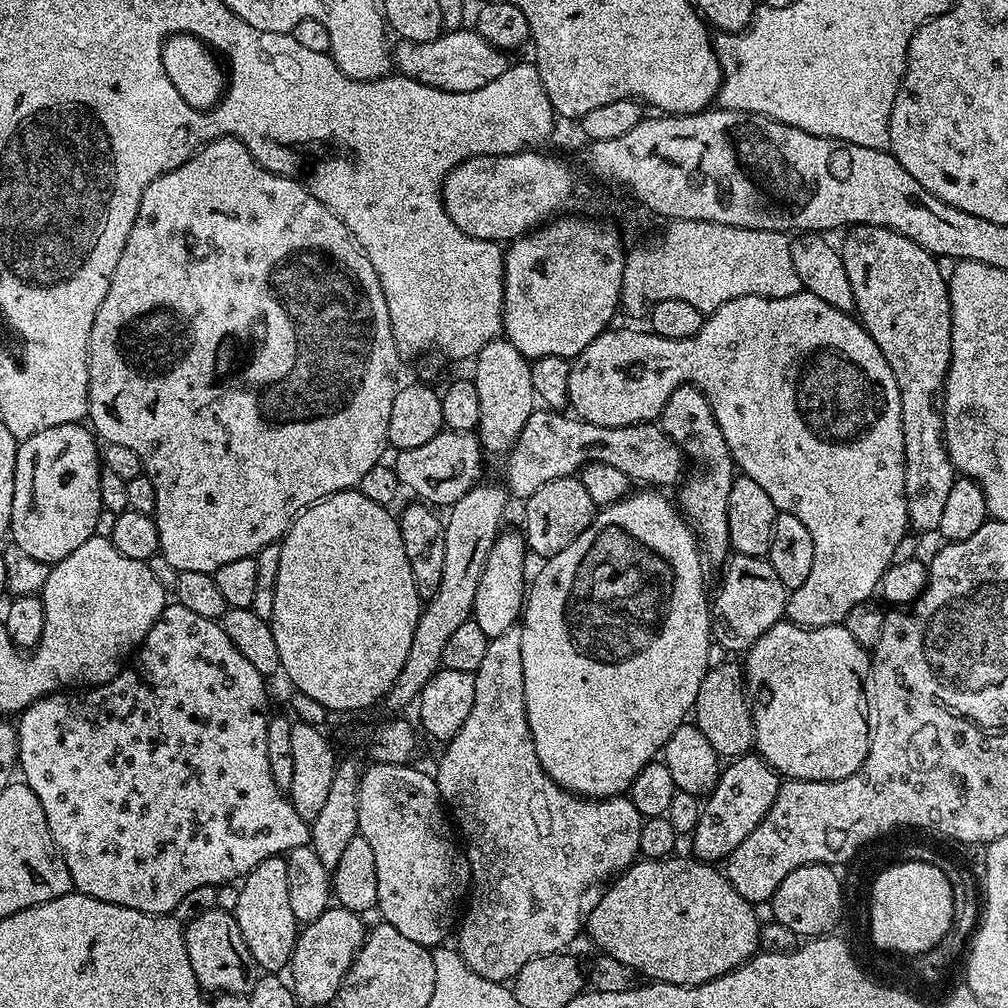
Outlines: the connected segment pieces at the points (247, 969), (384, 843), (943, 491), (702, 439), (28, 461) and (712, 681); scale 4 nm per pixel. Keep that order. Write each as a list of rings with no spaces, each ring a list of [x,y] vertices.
[[[218,907],[212,908],[209,912],[187,921],[183,931],[186,954],[190,954],[190,966],[205,993],[229,992],[247,996],[254,990],[261,978],[262,969],[256,965],[254,954],[250,954],[249,948],[246,947],[242,930],[238,930],[238,922],[233,913],[224,912]]]
[[[372,762],[369,765],[369,768],[365,767],[360,773],[358,822],[359,835],[370,842],[374,849],[374,866],[378,866],[378,912],[384,915],[381,916],[383,923],[394,926],[394,930],[399,930],[404,937],[410,938],[410,942],[418,942],[431,950],[447,941],[444,939],[447,938],[448,931],[451,928],[453,931],[457,923],[458,909],[472,882],[467,855],[454,839],[453,825],[446,815],[435,779],[429,773],[427,776],[426,773],[419,772],[416,766],[407,764]]]
[[[858,224],[848,234],[844,245],[839,245],[838,251],[846,266],[846,274],[850,277],[850,290],[854,290],[855,315],[870,334],[870,338],[878,342],[878,350],[882,350],[882,358],[890,362],[894,382],[898,382],[898,398],[902,406],[900,417],[904,435],[904,489],[908,523],[913,533],[935,533],[942,522],[942,510],[946,507],[950,486],[954,486],[958,479],[958,473],[953,468],[944,445],[942,415],[952,333],[952,304],[948,300],[948,281],[945,273],[940,273],[941,261],[937,257],[922,250],[918,242],[910,242],[910,238],[894,230]]]
[[[680,384],[664,403],[658,417],[660,429],[680,447],[689,461],[696,463],[696,469],[688,481],[679,485],[680,493],[674,496],[681,516],[688,521],[689,528],[696,533],[703,555],[717,566],[723,565],[730,556],[728,543],[728,499],[734,479],[732,455],[718,430],[718,418],[710,410],[710,402],[693,384]]]
[[[83,423],[50,426],[50,430],[42,430],[30,438],[19,441],[16,449],[16,469],[14,470],[14,502],[12,503],[12,523],[10,525],[11,543],[15,545],[15,547],[20,548],[22,554],[26,554],[30,558],[38,558],[38,562],[51,566],[57,564],[62,558],[74,554],[74,550],[78,550],[78,546],[82,546],[82,542],[86,542],[91,536],[97,535],[99,528],[96,527],[100,524],[100,516],[102,517],[102,509],[100,506],[101,467],[102,452],[98,447],[97,437],[94,435],[93,429],[85,426]]]
[[[725,662],[709,667],[702,678],[702,686],[698,686],[694,723],[721,758],[735,758],[753,751],[756,735],[752,725],[752,709],[739,663]]]

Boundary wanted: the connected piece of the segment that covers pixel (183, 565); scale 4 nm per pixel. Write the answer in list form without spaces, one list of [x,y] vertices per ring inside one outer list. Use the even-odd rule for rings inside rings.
[[[218,136],[218,137],[216,137],[216,139],[214,139],[214,140],[209,140],[209,141],[208,141],[208,143],[207,143],[207,144],[205,144],[205,145],[204,145],[204,147],[202,147],[202,148],[199,148],[199,149],[198,149],[198,150],[197,150],[197,152],[195,152],[195,154],[194,154],[194,155],[193,155],[193,156],[191,156],[191,158],[189,158],[189,159],[188,159],[188,160],[185,160],[185,161],[184,161],[184,164],[183,164],[183,165],[182,165],[182,166],[178,166],[178,167],[177,167],[177,168],[175,168],[175,169],[174,169],[174,170],[170,170],[170,171],[169,171],[169,172],[167,172],[167,173],[166,173],[166,174],[162,174],[162,175],[161,175],[161,176],[159,176],[159,177],[158,177],[158,178],[154,178],[154,182],[150,182],[150,186],[146,186],[146,190],[145,190],[145,191],[144,191],[144,193],[143,193],[143,194],[142,194],[142,198],[141,198],[141,199],[140,199],[140,201],[139,201],[139,202],[138,202],[138,214],[137,214],[137,215],[136,215],[136,217],[135,217],[135,218],[134,218],[134,226],[130,226],[130,234],[129,234],[129,235],[128,235],[128,237],[127,237],[127,238],[126,238],[126,246],[122,246],[122,258],[118,258],[118,266],[114,266],[114,274],[113,274],[113,275],[112,275],[112,277],[111,277],[111,278],[110,278],[110,290],[106,290],[106,298],[102,298],[102,306],[98,306],[98,314],[97,314],[97,315],[96,315],[96,317],[95,317],[95,318],[94,318],[94,326],[93,326],[93,327],[92,327],[92,329],[91,329],[91,330],[90,330],[90,342],[89,342],[89,343],[88,343],[88,415],[87,415],[87,419],[88,419],[88,420],[89,420],[89,421],[90,421],[90,424],[91,424],[91,427],[92,427],[92,428],[93,428],[93,429],[94,429],[94,432],[95,432],[95,435],[96,435],[96,436],[97,436],[97,437],[99,437],[99,439],[100,439],[100,440],[101,440],[101,441],[103,441],[103,443],[104,443],[104,444],[117,444],[117,445],[118,445],[118,446],[126,446],[126,447],[127,447],[127,448],[128,448],[128,449],[130,449],[130,450],[134,450],[134,454],[138,454],[138,458],[139,458],[139,459],[140,459],[140,466],[141,466],[141,469],[142,469],[142,472],[143,472],[143,475],[146,475],[146,476],[148,476],[148,477],[149,477],[149,478],[150,478],[150,482],[154,482],[154,498],[155,498],[155,499],[156,499],[156,511],[155,511],[155,513],[154,513],[154,519],[155,519],[155,522],[156,522],[156,525],[157,525],[157,526],[158,526],[158,538],[159,538],[159,539],[160,539],[160,551],[159,551],[159,555],[161,555],[161,556],[164,556],[164,557],[165,557],[165,558],[166,558],[166,559],[167,559],[167,560],[168,560],[168,561],[169,561],[169,562],[170,562],[170,566],[174,566],[174,567],[175,567],[175,568],[176,568],[176,571],[177,571],[177,572],[185,572],[185,571],[186,571],[186,570],[198,570],[198,571],[199,571],[199,572],[211,572],[211,573],[213,573],[213,572],[216,572],[216,571],[217,571],[217,570],[218,570],[218,566],[226,566],[226,562],[235,562],[235,561],[236,561],[236,559],[238,559],[238,558],[246,558],[246,557],[247,557],[247,556],[250,556],[250,557],[253,557],[253,558],[255,558],[255,557],[256,557],[256,555],[258,555],[258,553],[259,553],[259,552],[261,552],[261,550],[262,550],[262,549],[264,549],[264,548],[265,548],[265,547],[266,547],[266,546],[270,546],[270,545],[271,545],[271,544],[274,544],[274,543],[277,543],[277,542],[279,542],[279,541],[281,541],[281,540],[283,540],[283,539],[284,539],[284,535],[285,535],[285,534],[287,534],[287,533],[288,533],[288,528],[289,528],[289,526],[290,526],[290,525],[292,525],[292,523],[294,523],[294,521],[295,521],[295,520],[296,520],[296,518],[297,518],[297,516],[299,516],[299,515],[300,515],[300,513],[301,513],[301,512],[303,512],[303,511],[304,511],[304,509],[305,509],[305,508],[309,508],[309,507],[310,507],[310,506],[311,506],[311,505],[312,505],[312,504],[317,504],[317,502],[318,502],[318,501],[319,501],[319,500],[325,500],[325,498],[327,498],[327,496],[333,496],[333,494],[334,494],[334,493],[336,493],[336,492],[347,492],[347,491],[349,491],[349,490],[352,490],[352,489],[355,489],[355,488],[356,488],[356,487],[357,487],[357,486],[359,486],[359,485],[360,485],[360,483],[361,483],[361,482],[362,482],[362,477],[364,477],[364,476],[365,476],[365,475],[366,475],[366,474],[367,474],[367,473],[368,473],[368,471],[370,471],[370,466],[374,466],[374,465],[375,465],[375,464],[379,464],[379,463],[381,463],[381,461],[383,461],[383,460],[384,460],[384,459],[385,459],[385,456],[384,456],[384,451],[386,451],[386,450],[387,450],[387,451],[389,451],[389,448],[390,448],[390,445],[389,445],[389,443],[388,443],[388,431],[389,431],[389,430],[390,430],[390,409],[392,409],[392,408],[393,408],[393,407],[394,407],[394,398],[395,398],[395,397],[396,397],[396,389],[397,389],[397,387],[398,387],[398,381],[396,381],[396,371],[398,371],[398,370],[399,370],[399,368],[400,368],[400,363],[402,363],[402,357],[401,357],[401,355],[400,355],[400,352],[399,352],[399,350],[397,350],[397,349],[396,349],[396,339],[395,339],[395,338],[394,338],[394,330],[393,330],[393,329],[392,329],[392,323],[391,323],[391,322],[390,322],[390,310],[386,310],[386,294],[382,294],[382,282],[378,282],[378,274],[374,274],[374,266],[370,266],[370,258],[369,258],[369,257],[368,257],[368,256],[367,256],[367,255],[366,255],[366,254],[365,254],[365,252],[364,252],[364,251],[363,251],[363,250],[361,250],[361,249],[360,249],[360,248],[359,248],[359,246],[358,246],[358,245],[357,245],[357,244],[356,244],[356,240],[355,240],[355,239],[354,239],[354,237],[353,237],[353,236],[352,236],[352,235],[351,235],[351,234],[350,234],[350,230],[346,230],[346,226],[345,226],[345,225],[344,225],[344,224],[343,224],[343,223],[342,223],[342,222],[341,222],[341,220],[340,220],[340,219],[339,219],[339,218],[338,218],[338,214],[334,214],[334,213],[333,213],[333,212],[331,212],[331,211],[330,211],[330,210],[329,210],[329,208],[327,208],[327,206],[326,206],[326,205],[324,205],[324,204],[323,204],[323,203],[322,203],[322,202],[318,202],[318,198],[314,198],[314,194],[313,194],[313,193],[312,193],[312,192],[311,192],[311,191],[310,191],[310,190],[309,190],[309,188],[307,188],[307,187],[306,187],[306,186],[305,186],[305,184],[304,184],[304,183],[302,183],[302,182],[301,182],[301,181],[300,181],[300,180],[299,180],[299,179],[296,179],[296,178],[293,178],[293,177],[290,177],[290,176],[279,176],[279,175],[278,175],[278,174],[277,174],[277,172],[271,172],[271,171],[270,171],[270,170],[266,170],[266,169],[265,169],[265,168],[264,168],[264,167],[263,167],[263,166],[261,166],[261,164],[259,164],[259,162],[258,162],[258,161],[256,161],[256,160],[255,160],[255,159],[254,159],[254,158],[253,158],[253,156],[252,156],[252,155],[251,155],[251,154],[250,154],[250,150],[249,150],[249,149],[248,149],[248,147],[247,147],[247,146],[245,146],[245,144],[243,144],[243,142],[242,142],[242,141],[241,141],[241,140],[235,140],[235,138],[234,138],[234,137],[232,137],[232,136]]]

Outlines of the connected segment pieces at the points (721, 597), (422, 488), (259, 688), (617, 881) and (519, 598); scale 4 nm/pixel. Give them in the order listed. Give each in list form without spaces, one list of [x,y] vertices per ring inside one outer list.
[[[733,555],[723,565],[722,571],[724,581],[714,592],[714,616],[719,627],[720,624],[724,627],[724,632],[717,631],[714,640],[729,653],[743,653],[752,647],[754,641],[762,638],[770,626],[785,619],[790,592],[782,586],[774,566],[770,566],[768,559],[762,556]]]
[[[441,430],[437,436],[430,438],[430,442],[426,442],[423,446],[414,446],[406,448],[395,453],[394,467],[401,485],[405,489],[408,488],[413,492],[417,501],[433,506],[451,506],[458,502],[458,498],[462,498],[462,494],[466,494],[474,487],[475,484],[481,483],[480,467],[486,461],[485,453],[480,447],[479,439],[471,432],[450,432]]]
[[[172,602],[162,610],[158,622],[154,622],[150,634],[146,634],[144,643],[140,645],[131,663],[108,684],[88,686],[83,690],[51,692],[19,713],[18,768],[21,773],[24,771],[23,783],[34,790],[38,802],[42,802],[42,810],[46,810],[50,834],[66,862],[66,870],[70,870],[75,891],[98,898],[102,902],[137,908],[140,912],[172,914],[182,898],[190,894],[190,890],[198,890],[198,886],[207,884],[231,884],[245,875],[244,816],[248,819],[248,832],[252,835],[253,857],[287,854],[295,848],[305,847],[311,841],[312,829],[309,821],[298,818],[298,810],[294,810],[292,801],[274,782],[274,774],[270,772],[270,758],[266,758],[266,730],[270,711],[268,712],[268,692],[264,689],[264,684],[265,677],[260,676],[258,670],[254,670],[254,666],[250,666],[248,659],[238,650],[238,646],[234,646],[234,642],[226,638],[223,623],[202,618],[202,614],[194,614],[194,610],[186,610],[186,606]]]
[[[673,854],[667,860],[645,860],[643,858],[637,859],[635,864],[621,872],[619,876],[615,877],[607,885],[608,888],[600,896],[600,901],[592,908],[592,913],[587,913],[586,916],[586,936],[593,940],[594,943],[600,947],[599,951],[603,955],[614,958],[618,962],[622,962],[626,966],[630,966],[633,973],[640,972],[652,982],[659,982],[662,984],[682,984],[691,986],[694,984],[705,984],[714,978],[724,976],[727,972],[733,972],[736,968],[741,968],[747,960],[752,959],[757,955],[760,947],[760,929],[762,927],[761,921],[756,921],[757,909],[746,898],[742,898],[742,894],[738,894],[738,890],[734,890],[734,886],[728,881],[727,875],[723,871],[720,872],[719,867],[713,866],[711,863],[695,858],[683,860],[680,854]]]
[[[501,531],[486,558],[482,578],[478,578],[478,594],[474,594],[471,619],[478,622],[482,634],[489,638],[510,630],[521,619],[526,599],[526,576],[524,580],[524,556],[526,541],[519,531]]]

